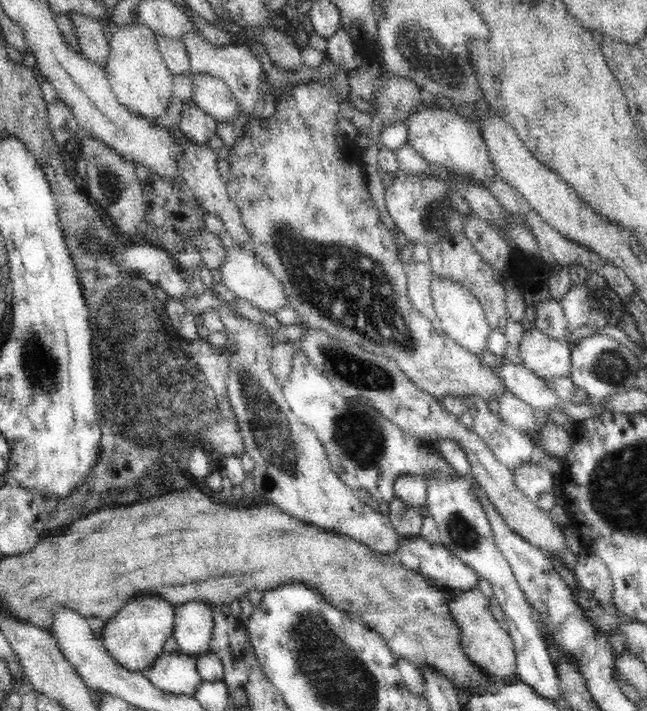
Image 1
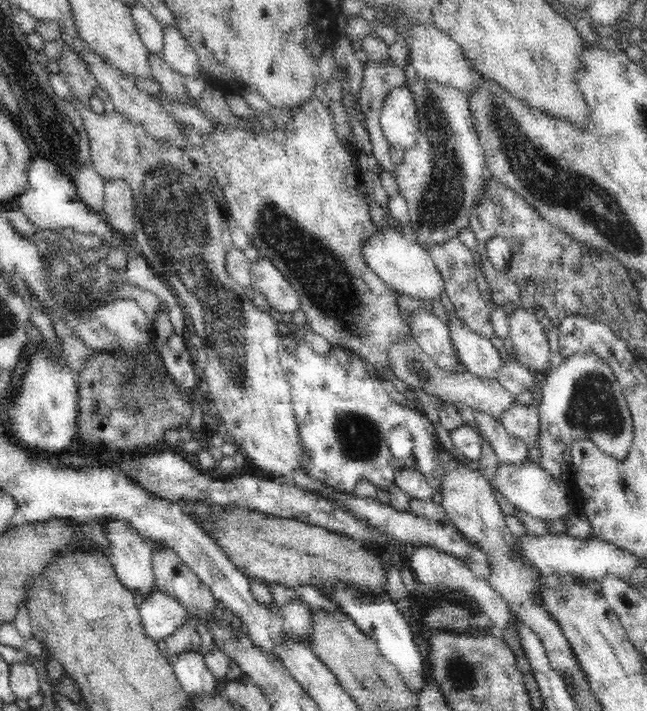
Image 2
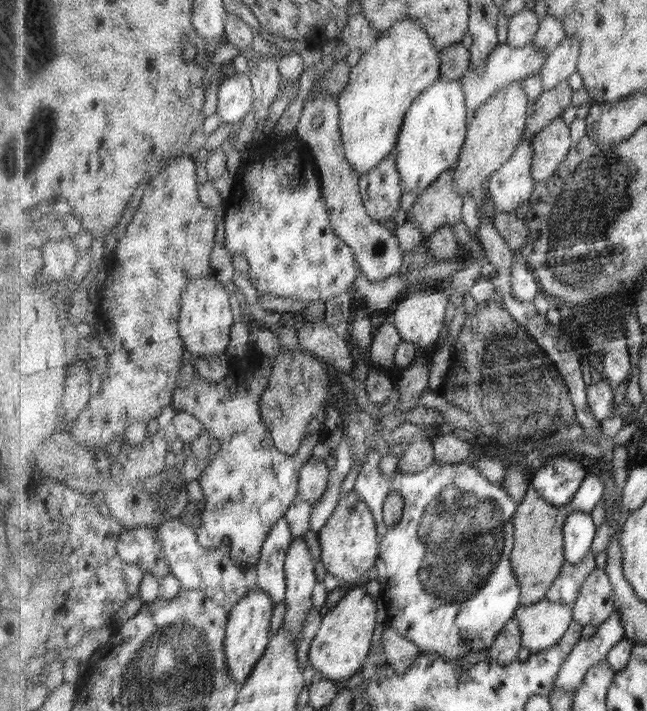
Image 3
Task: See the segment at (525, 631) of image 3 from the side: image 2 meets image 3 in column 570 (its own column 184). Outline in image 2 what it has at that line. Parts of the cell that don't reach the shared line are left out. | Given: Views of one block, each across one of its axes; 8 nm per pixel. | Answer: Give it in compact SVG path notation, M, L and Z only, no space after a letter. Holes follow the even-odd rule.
M154 590L152 596L138 606L138 612L146 635L155 641L163 641L186 624L193 625L186 606L172 595L159 590Z

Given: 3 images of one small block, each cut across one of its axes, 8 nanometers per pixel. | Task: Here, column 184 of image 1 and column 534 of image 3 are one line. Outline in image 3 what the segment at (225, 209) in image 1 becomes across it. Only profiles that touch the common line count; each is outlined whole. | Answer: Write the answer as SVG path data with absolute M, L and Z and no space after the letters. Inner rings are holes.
M562 117L553 120L534 136L532 175L536 183L553 178L574 144L569 126Z

